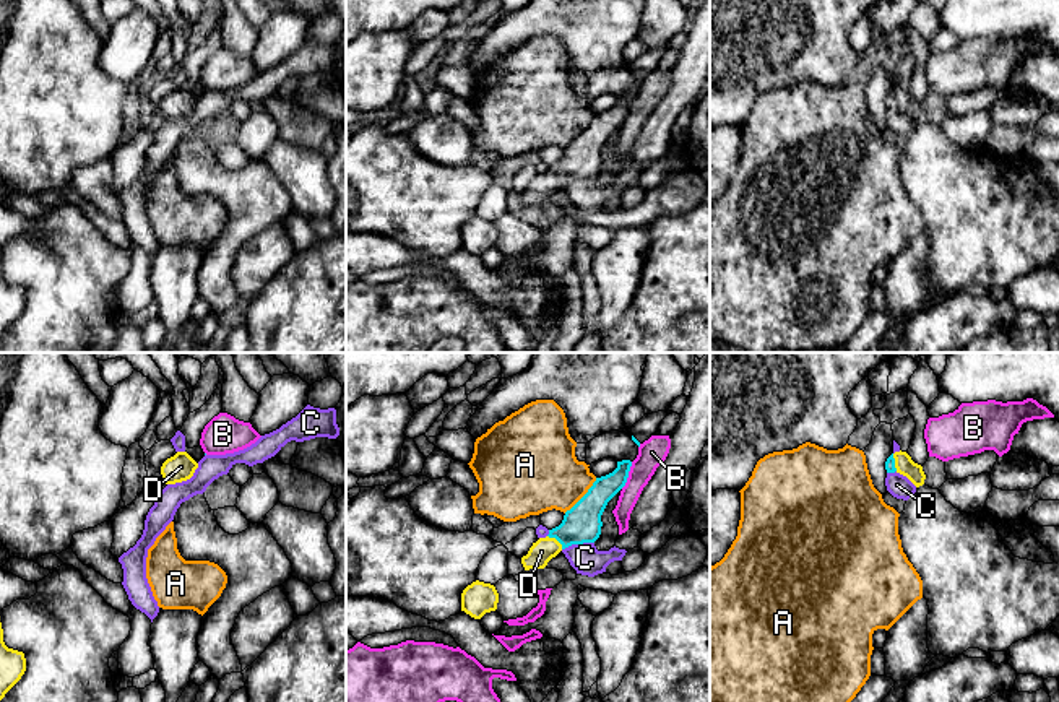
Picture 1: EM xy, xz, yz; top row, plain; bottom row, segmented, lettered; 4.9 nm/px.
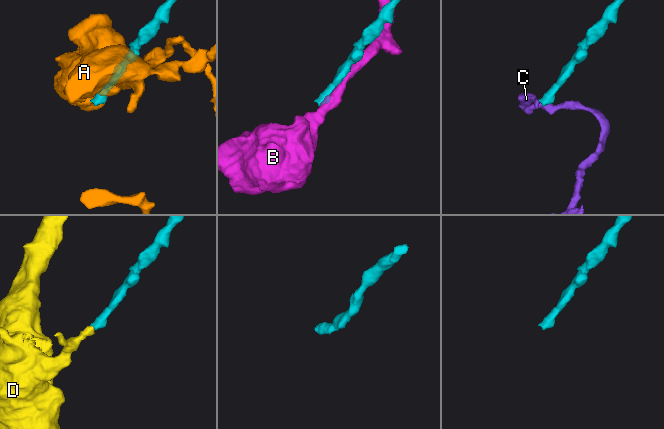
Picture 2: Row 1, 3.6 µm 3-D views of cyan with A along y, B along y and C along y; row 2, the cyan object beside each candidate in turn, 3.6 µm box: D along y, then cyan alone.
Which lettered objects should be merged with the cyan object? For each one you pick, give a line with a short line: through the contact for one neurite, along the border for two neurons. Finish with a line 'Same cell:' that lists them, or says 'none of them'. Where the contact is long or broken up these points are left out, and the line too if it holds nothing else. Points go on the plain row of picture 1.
D: line xz (582, 160), (556, 174), (541, 187)
Same cell: D

